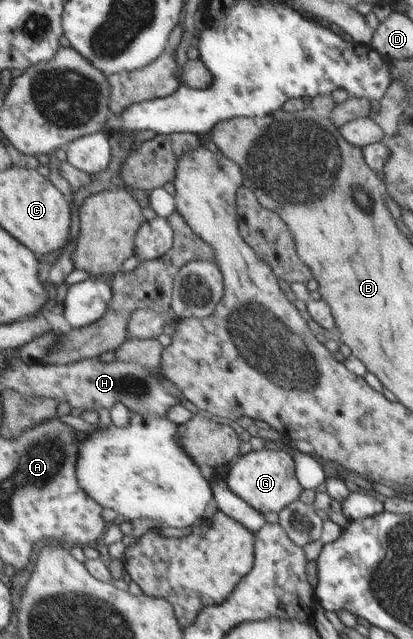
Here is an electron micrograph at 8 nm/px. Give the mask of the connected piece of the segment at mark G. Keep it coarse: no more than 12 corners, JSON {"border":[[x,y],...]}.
{"border":[[287,450],[239,456],[227,486],[251,508],[279,514],[303,491]]}

